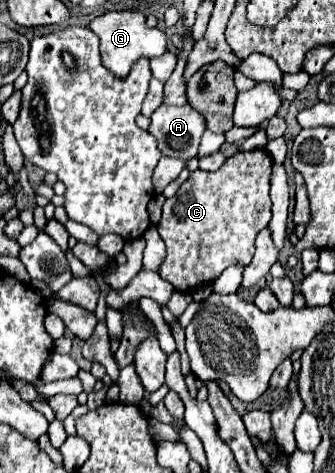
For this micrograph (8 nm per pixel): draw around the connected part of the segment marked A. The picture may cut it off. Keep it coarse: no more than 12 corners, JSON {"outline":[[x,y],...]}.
{"outline":[[160,105],[148,133],[166,157],[198,153],[204,117],[190,105]]}

